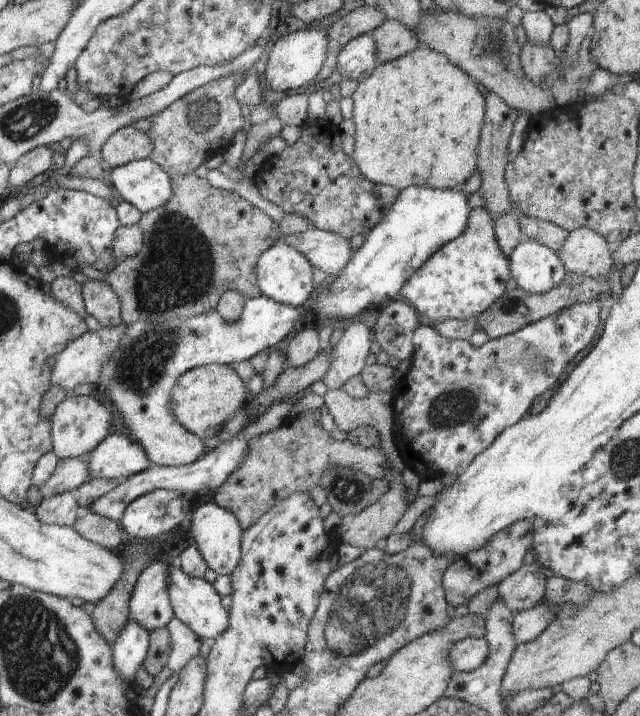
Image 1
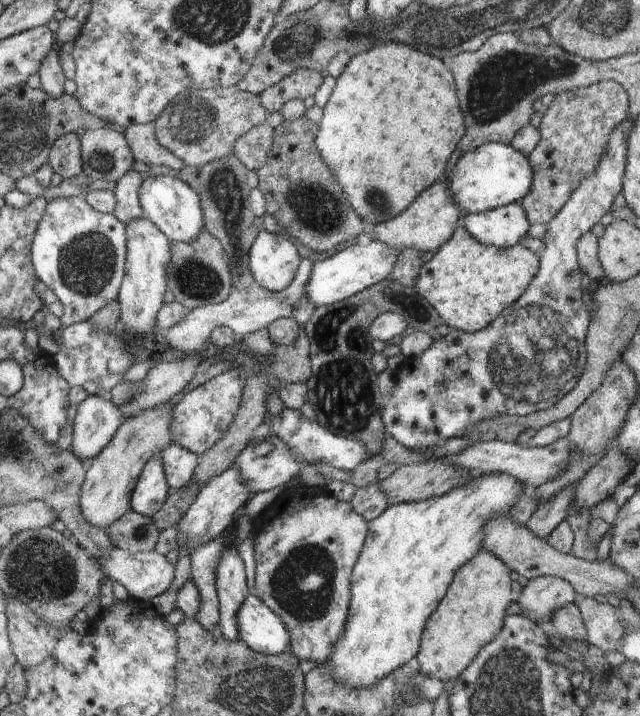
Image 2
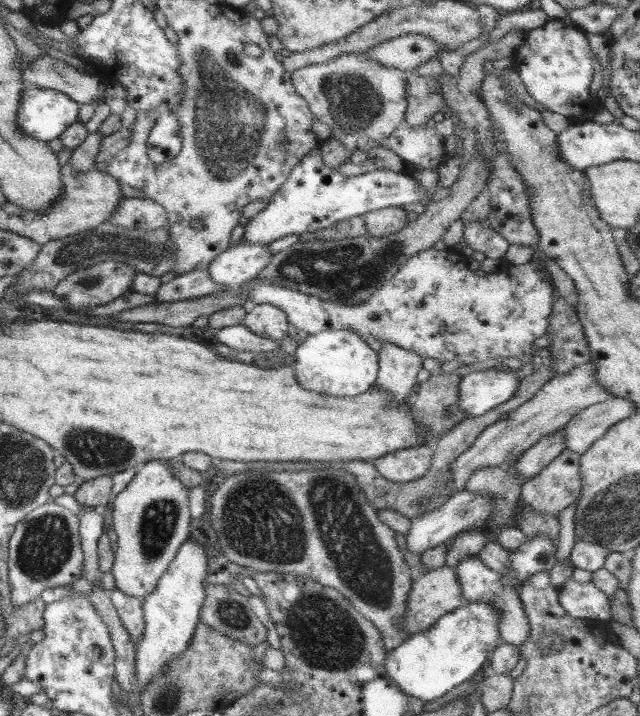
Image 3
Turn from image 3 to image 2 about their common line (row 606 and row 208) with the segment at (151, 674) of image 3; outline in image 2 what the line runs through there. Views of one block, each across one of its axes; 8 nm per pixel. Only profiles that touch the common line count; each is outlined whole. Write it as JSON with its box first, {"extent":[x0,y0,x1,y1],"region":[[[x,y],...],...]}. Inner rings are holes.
{"extent":[139,176,203,244],"region":[[[169,176],[145,178],[139,186],[139,204],[145,218],[155,224],[171,242],[189,244],[191,240],[199,238],[199,232],[203,230],[203,208],[199,194],[195,194],[195,190],[181,180]]]}

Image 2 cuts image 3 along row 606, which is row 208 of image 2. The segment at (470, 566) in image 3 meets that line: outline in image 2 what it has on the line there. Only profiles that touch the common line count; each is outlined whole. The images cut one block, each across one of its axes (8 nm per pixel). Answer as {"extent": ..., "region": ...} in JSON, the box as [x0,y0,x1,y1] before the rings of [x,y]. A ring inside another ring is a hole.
{"extent":[459,202,531,250],"region":[[[517,202],[481,214],[465,214],[459,220],[459,226],[465,228],[477,242],[507,250],[519,244],[531,224]]]}

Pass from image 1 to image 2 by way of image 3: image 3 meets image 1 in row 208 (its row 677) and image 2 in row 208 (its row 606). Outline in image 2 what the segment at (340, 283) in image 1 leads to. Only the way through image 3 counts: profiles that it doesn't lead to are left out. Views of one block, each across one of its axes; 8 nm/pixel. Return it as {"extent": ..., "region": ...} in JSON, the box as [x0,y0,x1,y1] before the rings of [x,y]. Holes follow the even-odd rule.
{"extent":[443,144,531,214],"region":[[[485,144],[459,158],[455,168],[443,176],[449,184],[449,192],[465,214],[481,214],[507,204],[517,204],[531,190],[531,166],[523,154],[503,144]]]}

